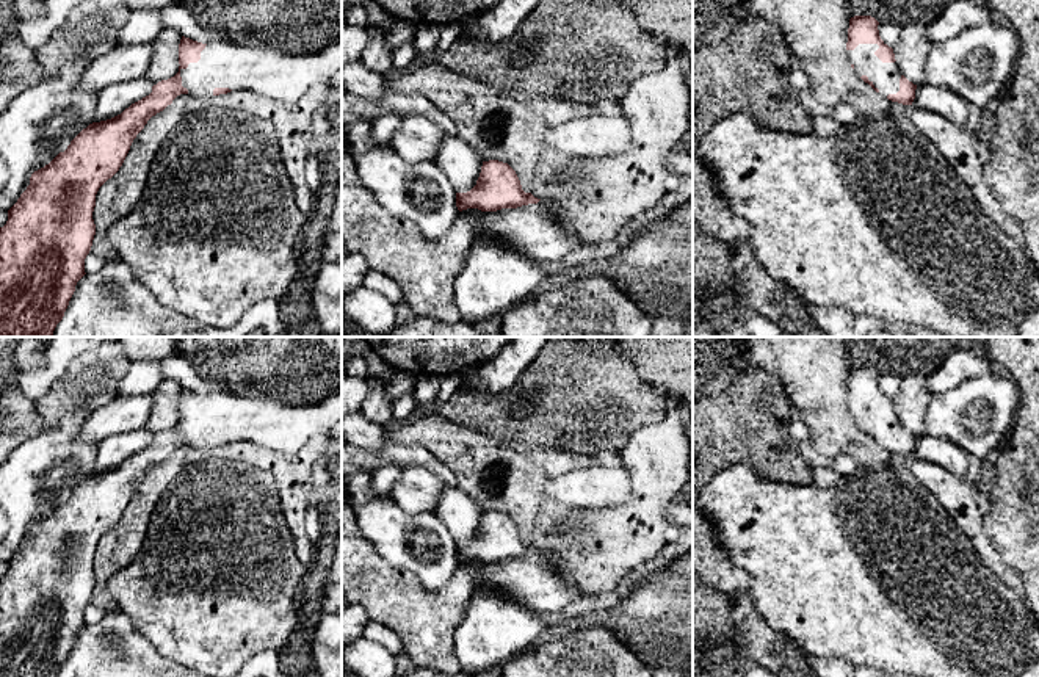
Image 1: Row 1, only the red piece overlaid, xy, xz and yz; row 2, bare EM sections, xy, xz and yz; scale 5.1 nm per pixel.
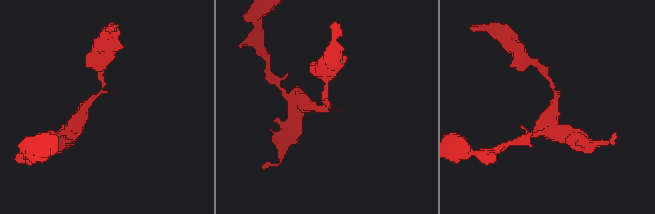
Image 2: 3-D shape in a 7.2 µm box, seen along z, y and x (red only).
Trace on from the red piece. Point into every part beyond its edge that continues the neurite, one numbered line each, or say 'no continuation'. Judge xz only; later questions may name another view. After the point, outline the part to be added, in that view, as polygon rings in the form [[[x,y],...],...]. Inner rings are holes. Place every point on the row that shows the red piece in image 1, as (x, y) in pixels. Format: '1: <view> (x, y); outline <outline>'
no continuation

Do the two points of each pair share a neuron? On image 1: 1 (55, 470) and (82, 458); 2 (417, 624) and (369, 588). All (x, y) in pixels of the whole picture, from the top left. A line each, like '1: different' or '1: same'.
1: same
2: same

